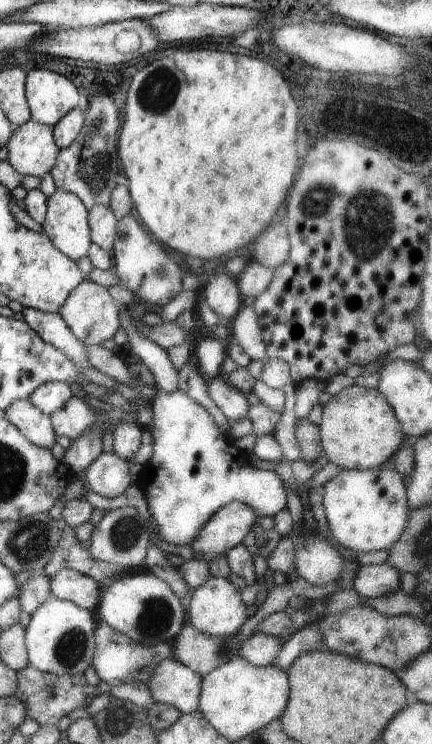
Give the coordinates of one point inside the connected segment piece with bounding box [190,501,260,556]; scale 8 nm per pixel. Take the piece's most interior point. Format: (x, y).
(228, 528)

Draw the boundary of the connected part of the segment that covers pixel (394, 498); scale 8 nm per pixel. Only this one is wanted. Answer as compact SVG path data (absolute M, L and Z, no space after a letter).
M390 465L380 470L343 469L326 482L322 506L332 537L356 553L389 551L407 528L411 514L403 477Z

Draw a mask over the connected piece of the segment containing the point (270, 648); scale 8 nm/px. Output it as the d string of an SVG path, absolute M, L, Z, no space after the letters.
M255 632L239 649L238 656L248 660L256 667L266 667L274 664L274 660L282 647L280 643L280 637Z

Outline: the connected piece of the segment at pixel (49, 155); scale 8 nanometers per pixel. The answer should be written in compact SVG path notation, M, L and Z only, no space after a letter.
M32 120L17 126L6 147L8 164L18 174L41 179L52 170L61 150L52 127Z

